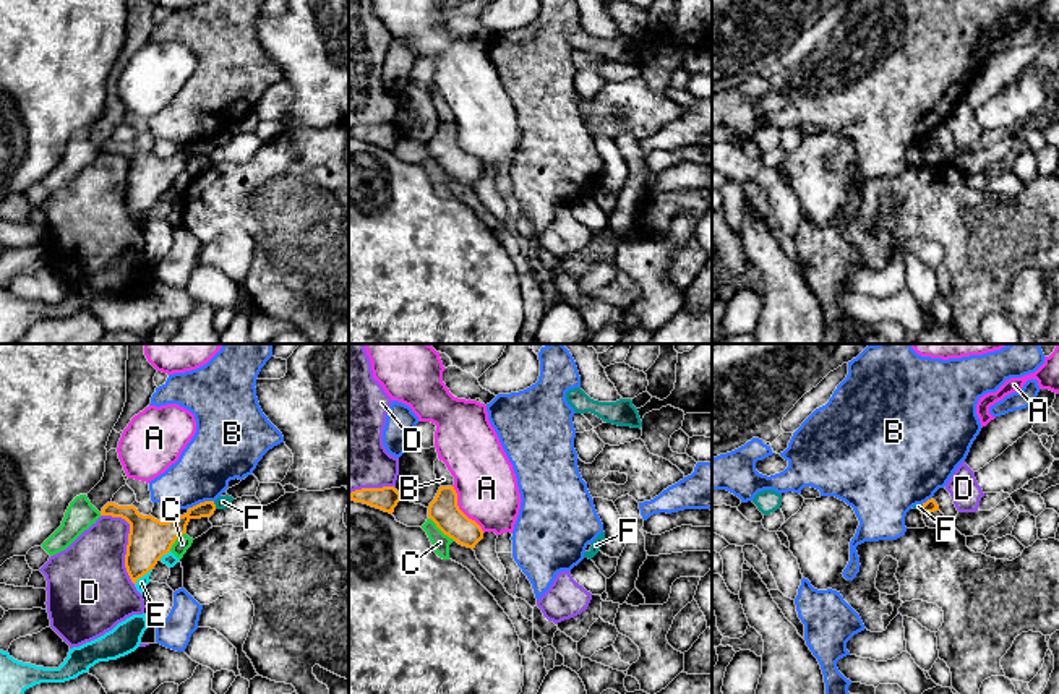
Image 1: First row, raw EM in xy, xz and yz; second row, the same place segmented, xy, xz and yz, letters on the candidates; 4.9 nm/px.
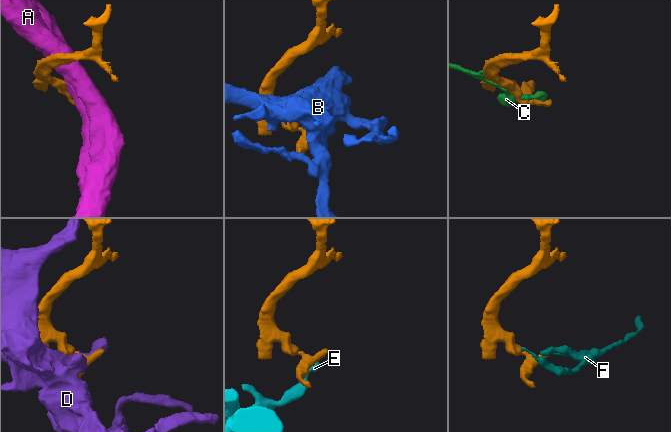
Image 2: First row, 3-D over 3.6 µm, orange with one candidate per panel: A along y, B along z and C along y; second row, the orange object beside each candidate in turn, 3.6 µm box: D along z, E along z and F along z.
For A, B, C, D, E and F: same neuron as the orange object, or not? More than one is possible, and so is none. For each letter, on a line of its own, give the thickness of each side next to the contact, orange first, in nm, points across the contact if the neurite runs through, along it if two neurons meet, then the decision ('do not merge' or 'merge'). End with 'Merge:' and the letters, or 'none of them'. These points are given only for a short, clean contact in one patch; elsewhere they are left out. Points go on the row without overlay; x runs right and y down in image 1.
A: calibres 150 and 300 nm; border xz (453, 122), (458, 132), (458, 143), (484, 169); do not merge
B: calibres 140 and 280 nm; do not merge
C: calibres 150 and 90 nm; do not merge
D: calibres 200 and 340 nm; do not merge
E: calibres 200 and 60 nm; border xy (151, 205), (135, 221); do not merge
F: calibres 100 and 60 nm; border xy (213, 138), (216, 145); do not merge
Merge: none of them

